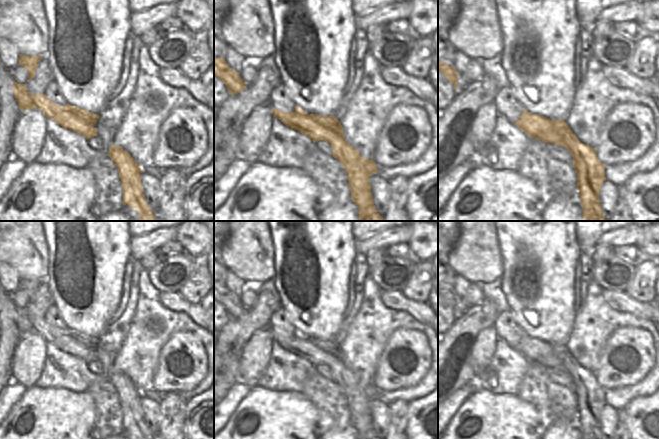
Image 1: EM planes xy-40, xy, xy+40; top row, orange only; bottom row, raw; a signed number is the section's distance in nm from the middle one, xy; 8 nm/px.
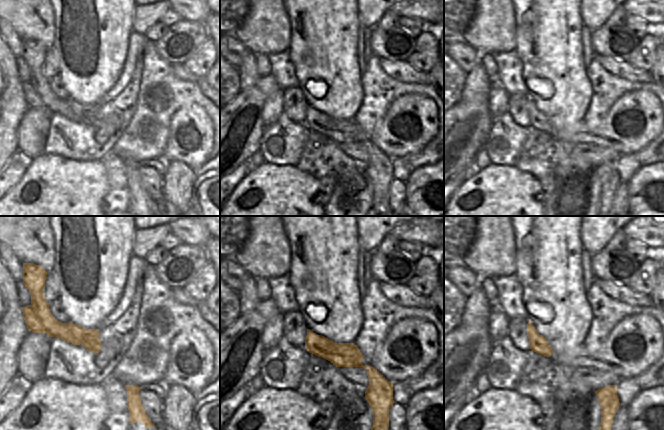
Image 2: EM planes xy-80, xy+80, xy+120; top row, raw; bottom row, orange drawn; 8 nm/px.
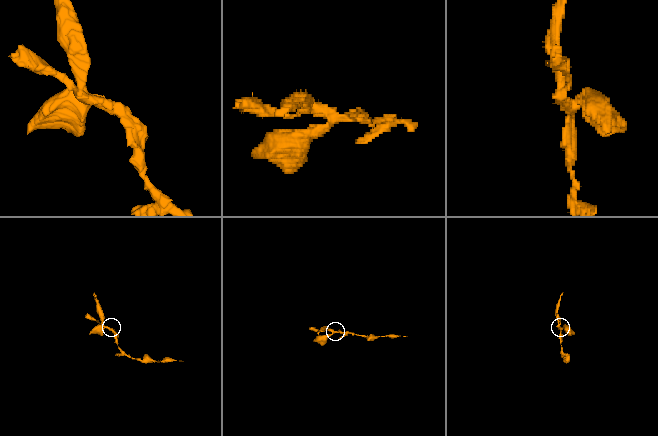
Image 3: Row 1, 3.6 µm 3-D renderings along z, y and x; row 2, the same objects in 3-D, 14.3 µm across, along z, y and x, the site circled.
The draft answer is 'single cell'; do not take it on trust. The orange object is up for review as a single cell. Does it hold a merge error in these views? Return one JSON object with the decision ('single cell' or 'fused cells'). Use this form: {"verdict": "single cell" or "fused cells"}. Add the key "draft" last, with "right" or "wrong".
{"verdict": "fused cells", "draft": "wrong"}

